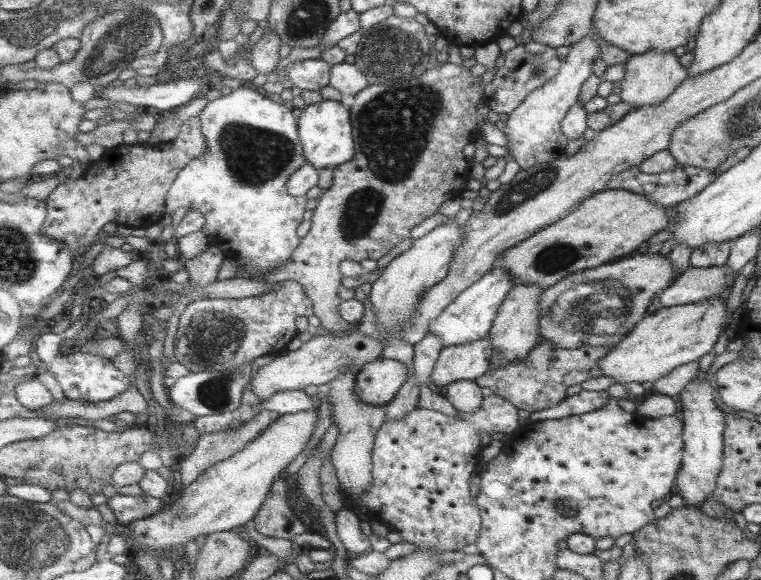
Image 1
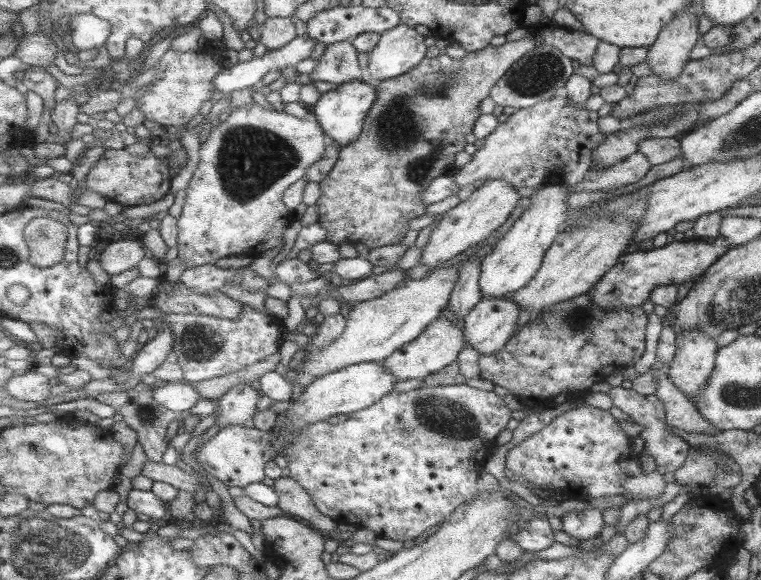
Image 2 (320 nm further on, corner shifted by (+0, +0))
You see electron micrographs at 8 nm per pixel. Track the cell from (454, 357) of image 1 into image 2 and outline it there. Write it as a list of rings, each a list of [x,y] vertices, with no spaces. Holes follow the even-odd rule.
[[[482,297],[482,301],[464,318],[467,346],[474,346],[482,355],[495,354],[508,344],[519,328],[519,305],[510,297]]]

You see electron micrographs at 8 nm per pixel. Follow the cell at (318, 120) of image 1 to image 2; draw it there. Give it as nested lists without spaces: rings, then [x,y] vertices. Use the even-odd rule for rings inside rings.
[[[361,80],[348,81],[336,90],[323,93],[319,102],[314,105],[314,114],[324,128],[326,136],[341,148],[357,142],[364,133],[366,118],[378,100],[377,83],[371,86]]]

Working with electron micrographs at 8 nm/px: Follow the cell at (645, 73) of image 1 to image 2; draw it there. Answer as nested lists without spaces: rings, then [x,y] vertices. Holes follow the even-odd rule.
[[[689,4],[673,18],[673,22],[661,32],[655,45],[649,48],[646,64],[651,75],[663,80],[673,80],[684,72],[685,62],[693,46],[701,39],[695,18],[695,6]]]

